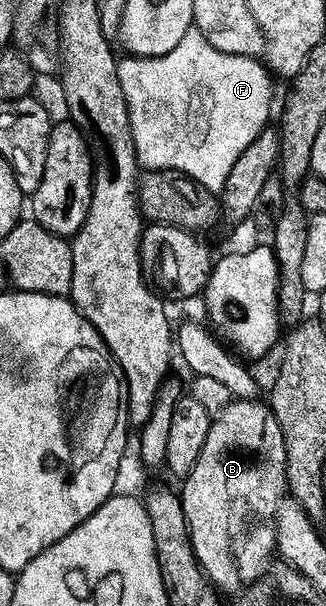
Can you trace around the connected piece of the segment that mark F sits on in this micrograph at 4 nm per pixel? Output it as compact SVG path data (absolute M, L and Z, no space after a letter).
M189 26L183 32L180 42L174 46L174 59L179 62L179 71L173 74L160 74L158 67L151 61L143 62L138 59L130 59L127 56L120 57L117 64L121 81L121 88L125 91L126 104L128 104L129 126L132 129L133 144L136 152L137 165L140 169L150 172L153 170L181 170L189 175L196 185L214 193L220 193L233 164L246 146L260 134L270 120L271 112L271 76L266 67L252 56L234 55L233 53L221 52L209 44L207 34L202 27Z

